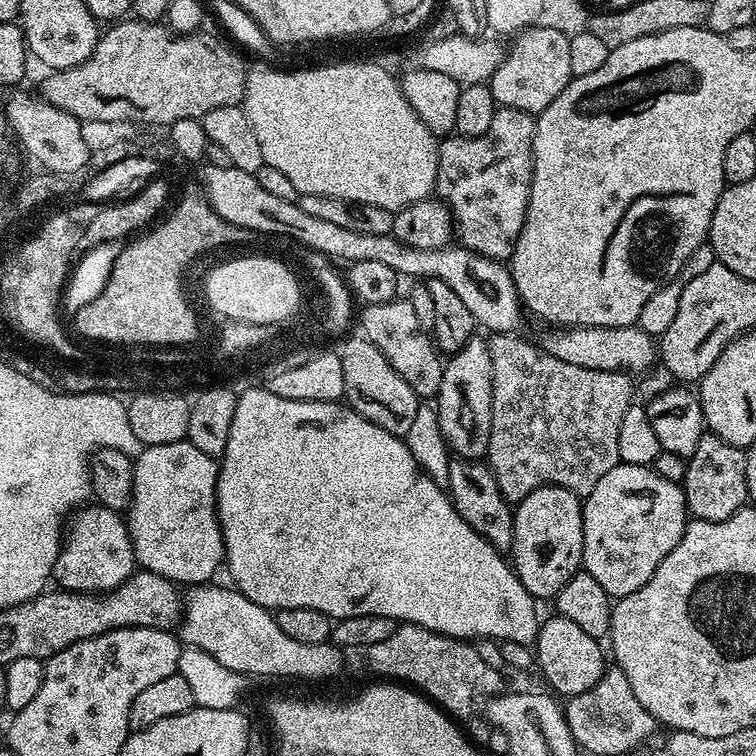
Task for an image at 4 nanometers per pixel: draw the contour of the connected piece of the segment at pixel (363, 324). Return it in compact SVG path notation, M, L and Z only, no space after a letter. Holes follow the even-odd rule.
M397 298L381 304L366 304L358 312L358 328L366 339L402 374L402 379L410 385L410 390L421 398L434 398L442 386L445 361L438 351L431 335L418 323L414 306L406 298ZM360 324L360 328L359 328Z

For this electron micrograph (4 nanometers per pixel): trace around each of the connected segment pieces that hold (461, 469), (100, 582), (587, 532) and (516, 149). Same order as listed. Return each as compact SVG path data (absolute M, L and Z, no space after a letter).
M452 458L449 462L449 482L446 491L452 497L452 504L458 510L462 522L466 522L470 530L486 538L486 542L493 544L500 553L507 553L511 549L514 538L514 508L502 494L502 490L498 490L498 482L487 463Z
M81 507L71 517L70 527L63 537L60 553L52 567L52 580L69 592L103 594L126 583L137 571L138 565L128 533L127 519L114 508L88 507Z
M616 464L610 474L602 474L598 486L583 497L583 571L598 581L606 594L619 598L634 594L658 570L658 562L678 546L690 517L684 504L683 487L666 482L651 467Z
M497 107L486 134L477 136L449 135L439 141L438 174L435 195L448 207L459 243L470 251L491 260L507 261L511 257L518 234L524 225L530 186L532 185L532 143L536 122L531 112Z

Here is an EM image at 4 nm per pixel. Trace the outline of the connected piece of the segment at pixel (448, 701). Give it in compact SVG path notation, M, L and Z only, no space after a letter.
M401 623L386 642L374 642L374 646L367 648L366 656L369 666L380 675L377 677L411 686L443 711L461 718L470 715L479 700L499 696L506 688L499 670L476 648L479 647L467 640L455 640L417 624Z

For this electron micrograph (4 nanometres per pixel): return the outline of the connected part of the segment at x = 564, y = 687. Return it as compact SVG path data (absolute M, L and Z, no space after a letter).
M552 614L549 620L547 617L541 623L536 635L534 664L537 669L540 667L545 682L549 684L547 687L553 693L571 698L590 690L590 686L594 686L598 678L602 678L606 661L600 647L602 647L601 641L590 638L590 634L586 634L586 630L580 629L575 622L570 622L570 618Z

